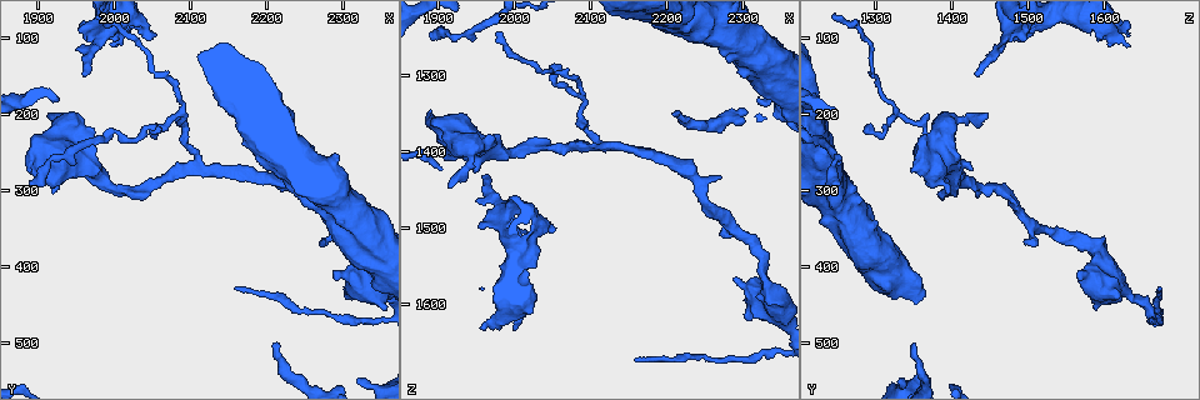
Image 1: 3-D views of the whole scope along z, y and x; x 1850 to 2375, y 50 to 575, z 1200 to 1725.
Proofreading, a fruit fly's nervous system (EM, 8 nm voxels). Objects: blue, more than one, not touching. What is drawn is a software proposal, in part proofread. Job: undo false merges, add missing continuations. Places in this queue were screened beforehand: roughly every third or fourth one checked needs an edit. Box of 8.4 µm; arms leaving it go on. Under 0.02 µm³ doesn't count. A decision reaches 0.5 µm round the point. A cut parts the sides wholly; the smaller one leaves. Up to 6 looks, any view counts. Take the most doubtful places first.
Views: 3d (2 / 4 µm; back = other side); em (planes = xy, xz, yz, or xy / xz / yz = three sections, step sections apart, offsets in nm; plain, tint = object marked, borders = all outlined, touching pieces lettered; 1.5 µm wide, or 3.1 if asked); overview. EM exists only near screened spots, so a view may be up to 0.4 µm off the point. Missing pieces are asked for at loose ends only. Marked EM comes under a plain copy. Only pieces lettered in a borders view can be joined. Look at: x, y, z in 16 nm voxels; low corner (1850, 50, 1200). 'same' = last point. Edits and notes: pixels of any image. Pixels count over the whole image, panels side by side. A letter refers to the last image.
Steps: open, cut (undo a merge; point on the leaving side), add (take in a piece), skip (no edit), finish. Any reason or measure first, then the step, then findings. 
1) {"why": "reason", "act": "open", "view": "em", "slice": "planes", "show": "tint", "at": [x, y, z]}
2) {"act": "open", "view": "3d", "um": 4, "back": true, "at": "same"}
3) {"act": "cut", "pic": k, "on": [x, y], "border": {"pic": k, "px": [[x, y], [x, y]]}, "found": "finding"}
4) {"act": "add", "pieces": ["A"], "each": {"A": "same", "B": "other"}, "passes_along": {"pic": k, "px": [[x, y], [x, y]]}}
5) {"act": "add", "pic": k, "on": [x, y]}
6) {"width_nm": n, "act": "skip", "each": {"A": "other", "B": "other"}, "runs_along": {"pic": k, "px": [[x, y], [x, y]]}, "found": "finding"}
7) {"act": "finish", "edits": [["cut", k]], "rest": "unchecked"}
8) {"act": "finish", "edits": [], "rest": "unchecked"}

{"why": "free end", "act": "open", "view": "em", "slice": "yz", "step": 8, "show": "tint", "at": [2005, 115, 1635]}

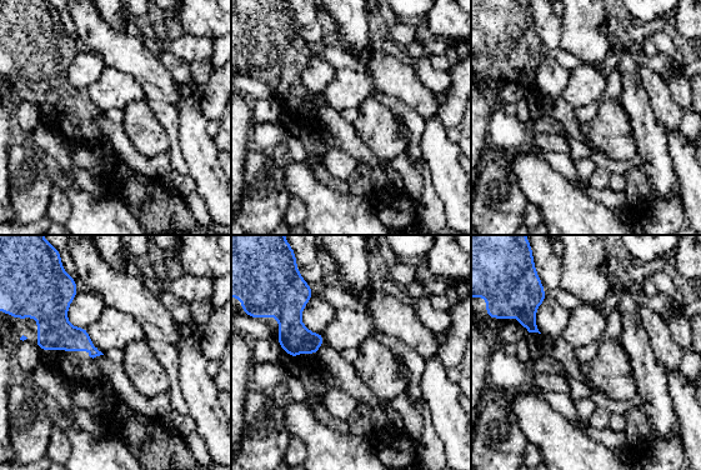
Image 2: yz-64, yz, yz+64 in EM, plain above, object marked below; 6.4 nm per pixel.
{"act": "open", "view": "em", "slice": "planes", "show": "borders", "at": "same"}

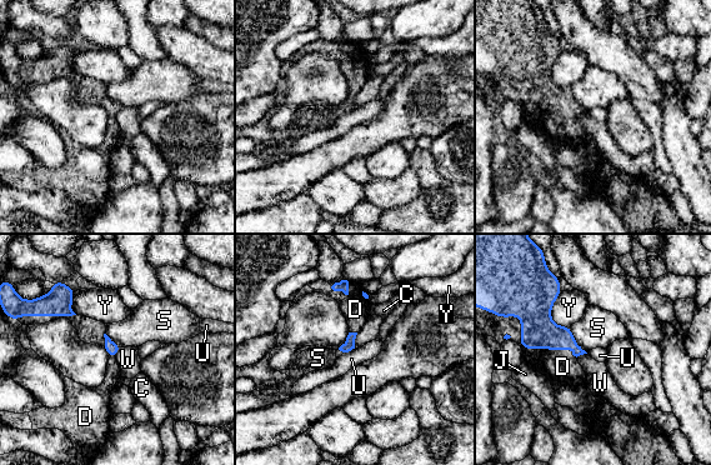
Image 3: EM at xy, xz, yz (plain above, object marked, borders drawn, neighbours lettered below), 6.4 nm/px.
{"act": "add", "pieces": ["D"], "each": {"C": "other", "D": "same", "J": "other", "S": "other", "U": "other", "W": "other", "Y": "other"}, "passes_along": {"pic": 3, "px": [[537, 330], [559, 350], [562, 366]]}, "found": "the neuron continues"}

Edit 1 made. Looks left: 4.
{"why": "see it whole again", "act": "open", "view": "overview"}

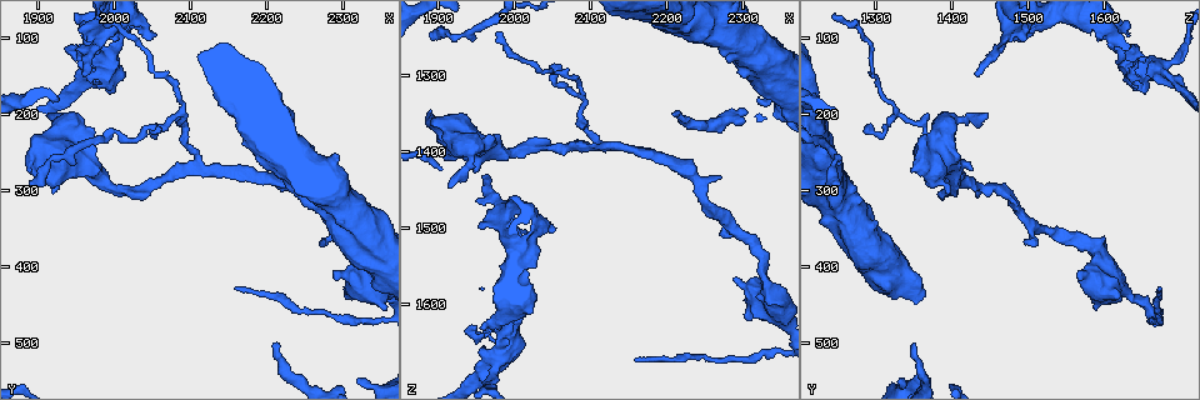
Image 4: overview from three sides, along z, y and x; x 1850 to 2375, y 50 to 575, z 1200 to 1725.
{"why": "free end", "act": "open", "view": "em", "slice": "planes", "show": "borders", "at": [1970, 145, 1430]}

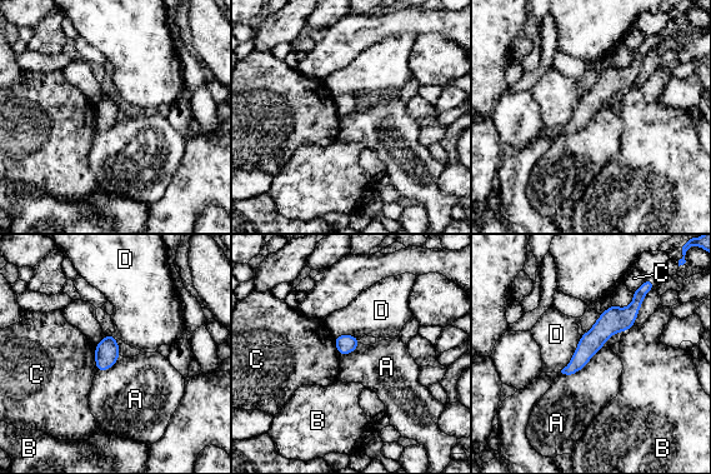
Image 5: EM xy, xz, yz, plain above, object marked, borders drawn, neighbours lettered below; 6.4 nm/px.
{"act": "skip", "each": {"A": "other", "B": "other", "C": "other", "D": "other"}, "border": {"pic": 5, "px": [[581, 335], [570, 362], [560, 372]]}, "found": "no lettered piece goes on from it"}

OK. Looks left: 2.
{"why": "arms part here", "act": "open", "view": "em", "slice": "planes", "show": "tint", "at": [2135, 275, 1395]}

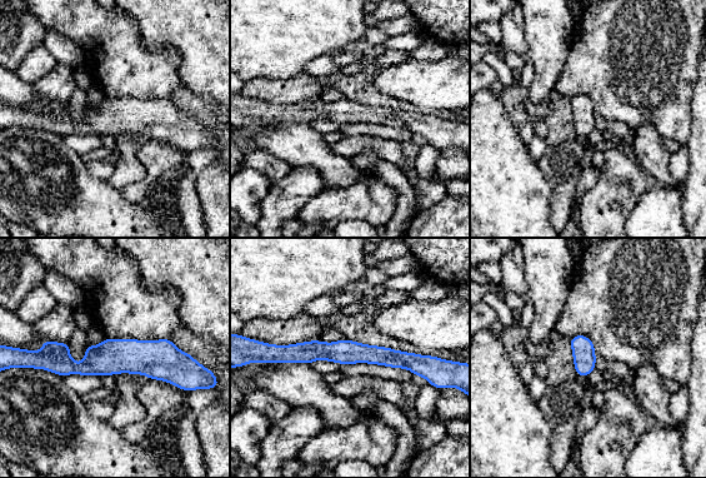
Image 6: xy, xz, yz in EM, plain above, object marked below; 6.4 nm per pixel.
{"act": "open", "view": "em", "slice": "planes", "show": "borders", "at": "same"}

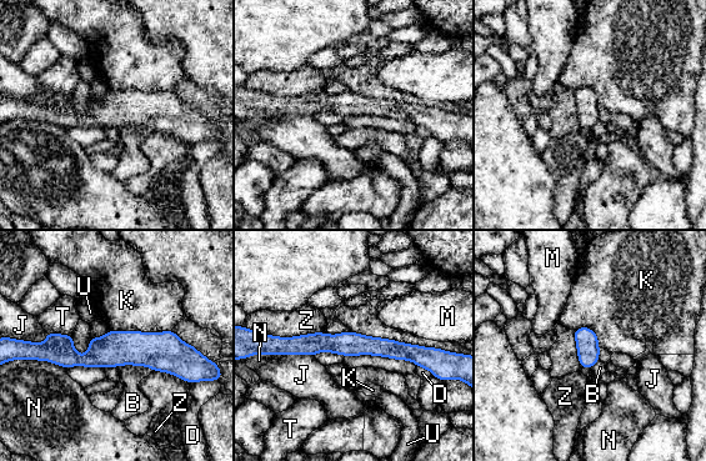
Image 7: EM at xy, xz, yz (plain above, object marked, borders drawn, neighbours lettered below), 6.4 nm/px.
{"act": "skip", "each": {"B": "other", "D": "other", "J": "other", "K": "other", "M": "other", "N": "other", "T": "other", "U": "other", "Z": "other"}, "border": {"pic": 7, "px": [[109, 329], [171, 330]]}, "found": "all the same neuron"}

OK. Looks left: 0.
{"act": "finish", "edits": [["add", 3]], "rest": "unchecked"}

